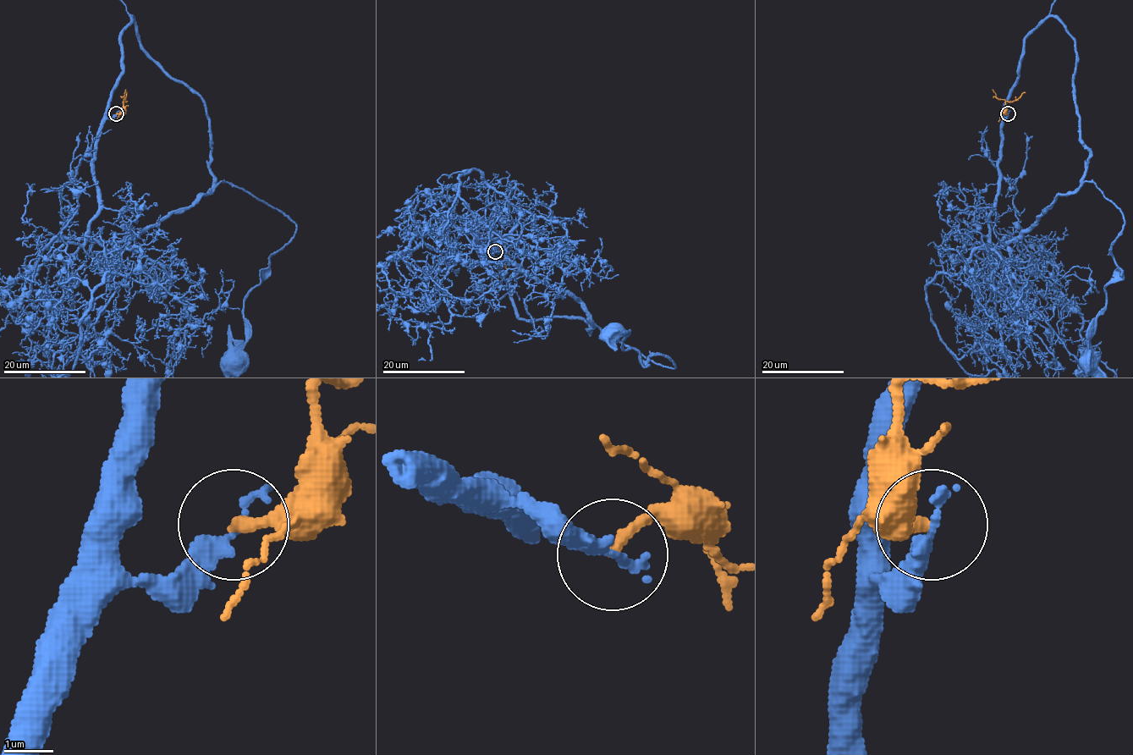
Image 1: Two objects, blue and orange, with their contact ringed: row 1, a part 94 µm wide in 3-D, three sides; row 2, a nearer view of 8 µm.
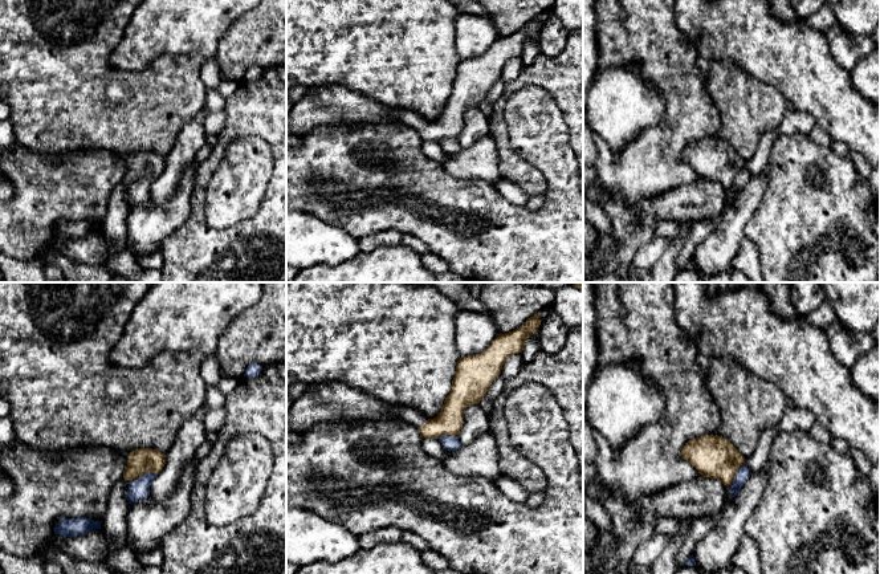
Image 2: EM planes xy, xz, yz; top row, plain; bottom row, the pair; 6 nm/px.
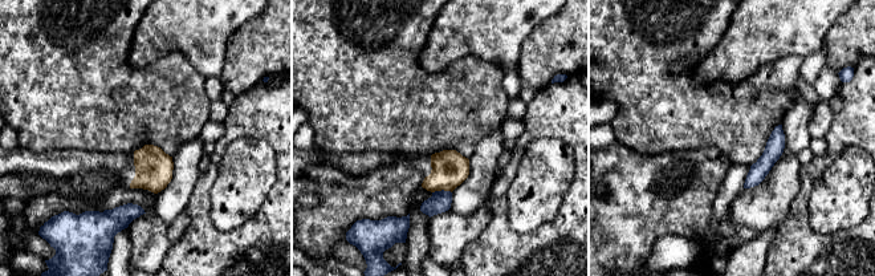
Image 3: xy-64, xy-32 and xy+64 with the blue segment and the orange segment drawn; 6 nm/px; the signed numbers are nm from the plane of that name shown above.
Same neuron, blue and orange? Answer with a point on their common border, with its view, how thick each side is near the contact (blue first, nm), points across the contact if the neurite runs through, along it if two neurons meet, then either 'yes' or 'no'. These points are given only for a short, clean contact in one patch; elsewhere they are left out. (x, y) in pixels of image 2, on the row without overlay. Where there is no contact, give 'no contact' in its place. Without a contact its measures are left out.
meets blue in xy at (145, 176); 130 nm thick on the blue side, 150 nm on the other; border along xy (158, 176), (145, 175), (131, 184); no

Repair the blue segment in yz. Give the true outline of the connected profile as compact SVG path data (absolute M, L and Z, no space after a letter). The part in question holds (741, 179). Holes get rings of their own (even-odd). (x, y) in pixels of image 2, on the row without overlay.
M746 167L741 168L738 174L736 175L733 187L730 188L730 199L736 200L740 192L743 190L743 187L747 184L750 180L751 175L747 171Z

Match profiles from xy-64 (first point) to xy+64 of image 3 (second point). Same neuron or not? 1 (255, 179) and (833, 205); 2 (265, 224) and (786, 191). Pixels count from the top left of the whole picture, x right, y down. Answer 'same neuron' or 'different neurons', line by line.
1: same neuron
2: different neurons

